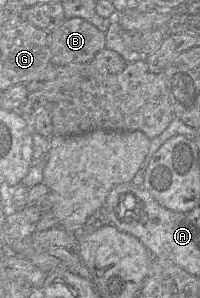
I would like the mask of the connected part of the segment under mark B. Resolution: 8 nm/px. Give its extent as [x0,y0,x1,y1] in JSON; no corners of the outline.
[49,18,106,65]

